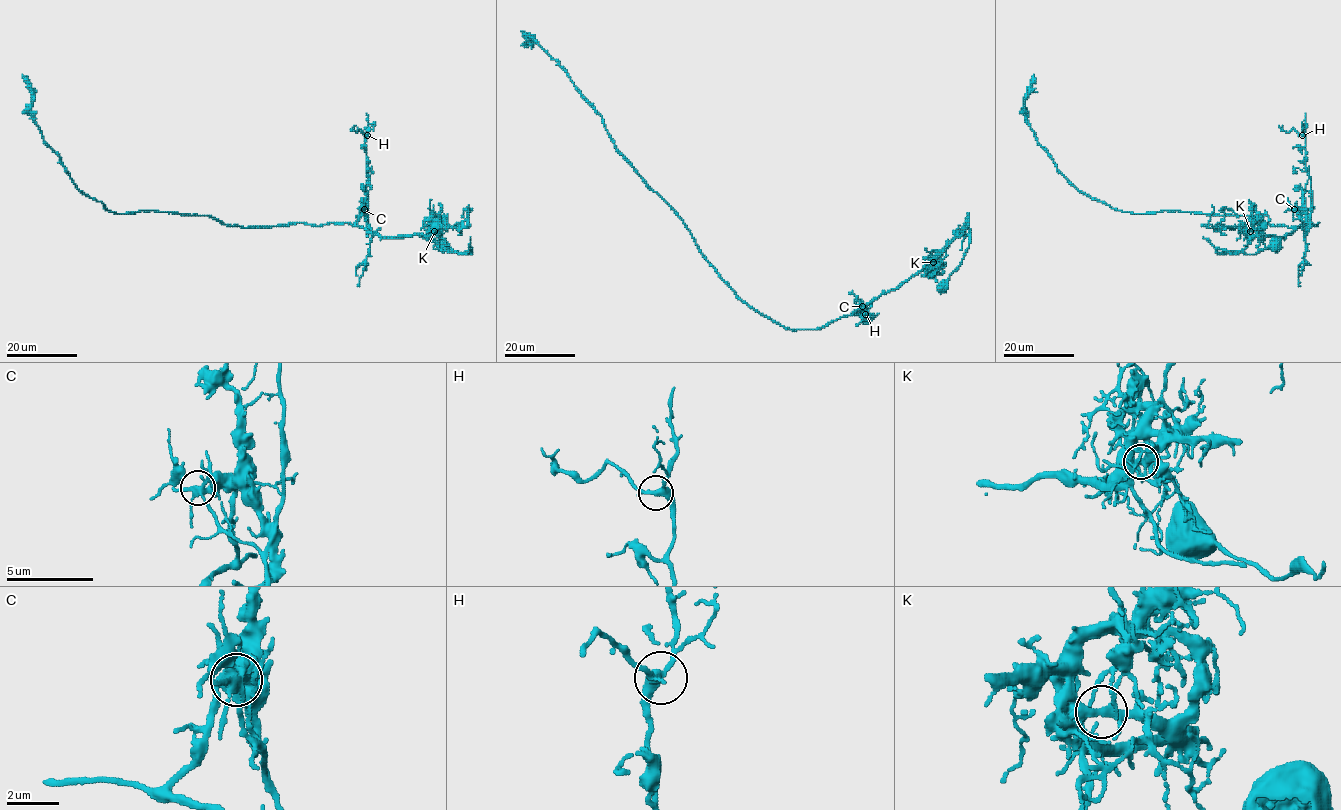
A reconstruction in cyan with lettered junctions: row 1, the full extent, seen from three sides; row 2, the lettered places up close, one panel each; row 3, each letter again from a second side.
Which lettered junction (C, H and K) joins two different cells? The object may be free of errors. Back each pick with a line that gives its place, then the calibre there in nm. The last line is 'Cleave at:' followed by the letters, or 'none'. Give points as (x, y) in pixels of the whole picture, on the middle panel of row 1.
C: at (862, 306); 280 nm thick
Cleave at: C

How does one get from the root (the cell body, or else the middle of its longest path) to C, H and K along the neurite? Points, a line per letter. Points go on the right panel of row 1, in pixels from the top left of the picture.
C: (1273, 244), (1253, 255), (1216, 250), (1241, 251), (1249, 236), (1289, 234), (1302, 224), (1301, 210), (1294, 210)
H: (1273, 244), (1253, 255), (1216, 250), (1241, 251), (1249, 236), (1284, 237), (1302, 224), (1310, 189), (1302, 135)
K: (1273, 244), (1253, 255), (1216, 250), (1220, 254), (1241, 251), (1248, 244), (1250, 231)

